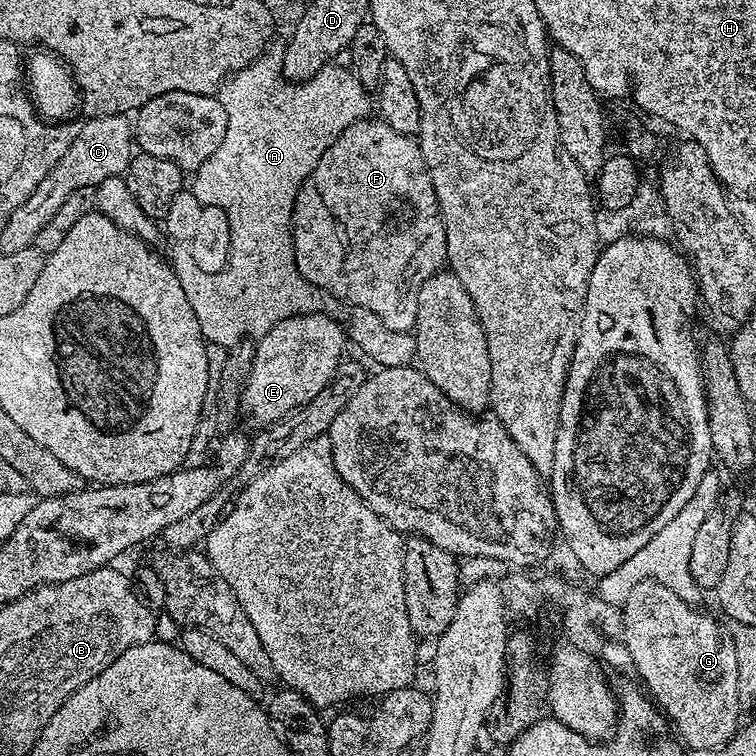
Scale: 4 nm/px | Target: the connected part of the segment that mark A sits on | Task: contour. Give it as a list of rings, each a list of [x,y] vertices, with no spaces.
[[[271,54],[259,56],[252,64],[245,64],[243,68],[237,68],[223,84],[220,85],[218,97],[222,106],[226,110],[226,136],[222,140],[221,146],[214,151],[208,161],[194,172],[196,181],[191,181],[190,190],[198,198],[198,202],[209,204],[210,206],[218,206],[228,216],[230,222],[230,230],[232,231],[232,255],[228,258],[228,267],[220,272],[201,272],[193,271],[192,277],[182,279],[182,290],[186,290],[186,298],[190,301],[190,307],[194,309],[194,318],[198,318],[198,326],[202,330],[205,341],[208,343],[208,360],[216,360],[216,356],[224,356],[225,350],[233,348],[240,340],[249,338],[259,338],[264,336],[270,330],[274,330],[274,326],[278,322],[282,322],[291,316],[305,316],[311,312],[323,312],[325,314],[335,313],[338,307],[336,297],[329,294],[325,288],[313,284],[307,279],[300,269],[296,266],[296,251],[292,245],[292,230],[294,223],[294,213],[296,210],[296,199],[300,193],[300,187],[304,184],[304,180],[314,170],[314,166],[318,166],[318,162],[322,158],[322,154],[326,154],[326,150],[338,138],[338,134],[342,134],[342,130],[346,130],[356,120],[363,120],[369,115],[368,112],[368,94],[369,89],[359,80],[355,71],[344,68],[336,68],[337,66],[329,66],[323,68],[317,76],[313,76],[311,80],[303,82],[287,82],[284,84],[285,77],[282,75],[282,64],[279,59],[276,60]]]

